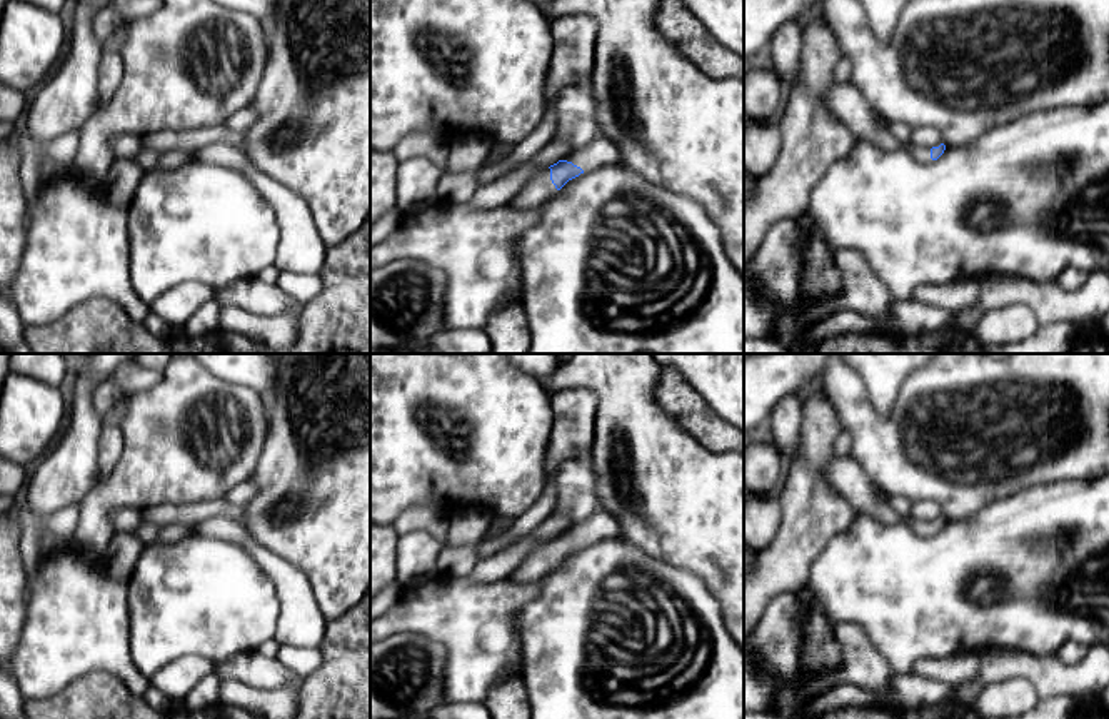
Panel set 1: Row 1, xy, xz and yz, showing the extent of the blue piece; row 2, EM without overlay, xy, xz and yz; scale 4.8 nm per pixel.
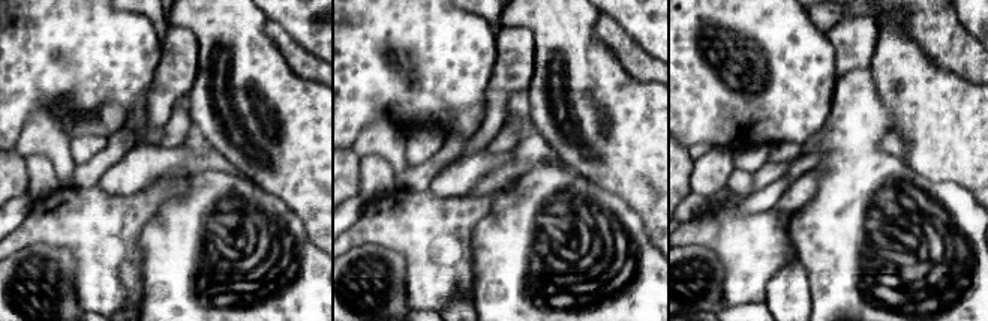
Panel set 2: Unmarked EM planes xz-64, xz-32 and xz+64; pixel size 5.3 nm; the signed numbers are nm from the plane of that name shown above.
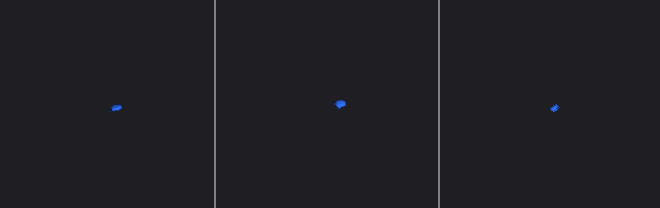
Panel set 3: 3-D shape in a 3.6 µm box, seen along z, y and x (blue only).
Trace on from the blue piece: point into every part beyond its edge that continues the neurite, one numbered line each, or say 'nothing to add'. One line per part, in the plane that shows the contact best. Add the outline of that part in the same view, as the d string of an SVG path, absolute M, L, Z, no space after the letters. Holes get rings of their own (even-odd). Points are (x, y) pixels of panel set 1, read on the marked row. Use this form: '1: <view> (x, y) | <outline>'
1: xz (601, 150) | M600 135L590 145L569 153L564 160L587 172L599 165L620 162L620 150L614 142Z
2: xz (539, 189) | M547 167L522 189L522 192L510 202L509 207L517 210L539 209L555 192L557 189L550 180L550 168Z

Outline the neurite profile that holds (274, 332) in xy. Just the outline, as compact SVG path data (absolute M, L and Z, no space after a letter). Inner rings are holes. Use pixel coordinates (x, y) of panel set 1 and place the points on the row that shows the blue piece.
M295 305L285 314L258 317L238 307L222 307L218 327L228 332L250 335L268 350L292 345L297 340L297 322L302 305Z

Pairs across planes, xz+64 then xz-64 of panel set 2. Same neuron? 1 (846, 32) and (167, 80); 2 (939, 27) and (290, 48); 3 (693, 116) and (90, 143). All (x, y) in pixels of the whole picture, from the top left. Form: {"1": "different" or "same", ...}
{"1": "same", "2": "same", "3": "different"}

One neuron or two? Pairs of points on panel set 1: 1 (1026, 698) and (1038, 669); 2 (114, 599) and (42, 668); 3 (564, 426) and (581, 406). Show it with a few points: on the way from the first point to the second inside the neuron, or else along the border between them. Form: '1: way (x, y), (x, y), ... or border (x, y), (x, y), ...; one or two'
1: border (991, 684), (1009, 678), (1026, 678), (1041, 701); two
2: way (95, 614), (60, 649); one
3: way (569, 421), (576, 411); one

